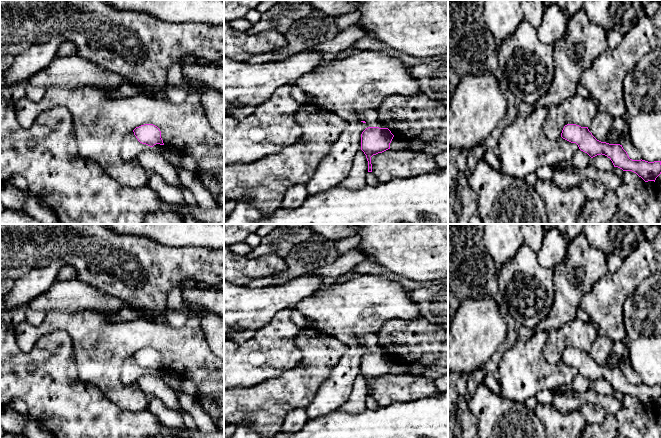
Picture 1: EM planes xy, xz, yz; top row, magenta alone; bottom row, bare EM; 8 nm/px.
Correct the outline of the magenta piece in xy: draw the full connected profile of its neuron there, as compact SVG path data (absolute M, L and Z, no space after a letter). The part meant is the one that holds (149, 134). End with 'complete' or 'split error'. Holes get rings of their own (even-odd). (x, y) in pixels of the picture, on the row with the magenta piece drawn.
M153 124L141 125L136 127L133 132L138 141L142 144L146 144L150 147L156 144L164 145L160 129Z | complete

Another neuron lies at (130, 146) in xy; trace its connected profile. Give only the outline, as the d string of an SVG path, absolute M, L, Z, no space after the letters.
M133 131L128 132L121 141L121 156L125 160L135 159L139 153L150 149L154 152L163 153L167 147L160 144L156 144L153 147L142 144L138 141Z

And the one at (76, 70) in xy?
M80 55L55 56L48 67L38 71L26 85L46 89L51 86L75 88L89 86L98 89L115 88L126 83L122 76L101 68Z

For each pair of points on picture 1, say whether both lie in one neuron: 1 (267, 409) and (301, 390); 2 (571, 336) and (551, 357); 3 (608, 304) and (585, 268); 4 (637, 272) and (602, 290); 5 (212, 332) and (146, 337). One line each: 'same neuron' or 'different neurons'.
1: same neuron
2: same neuron
3: different neurons
4: same neuron
5: different neurons

